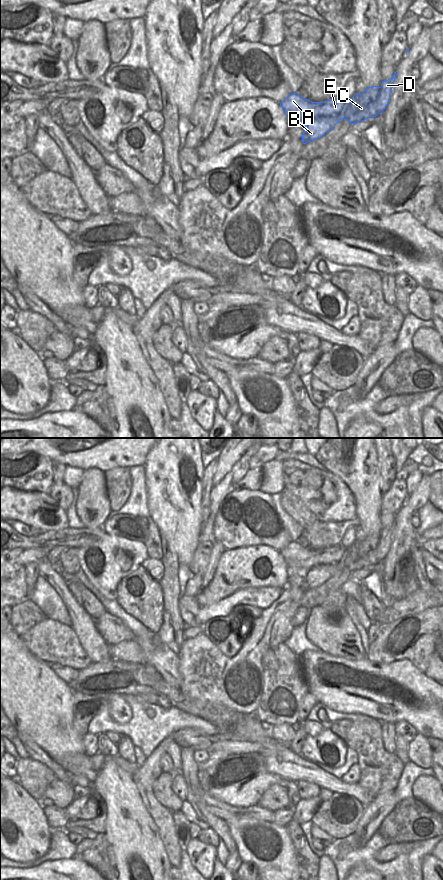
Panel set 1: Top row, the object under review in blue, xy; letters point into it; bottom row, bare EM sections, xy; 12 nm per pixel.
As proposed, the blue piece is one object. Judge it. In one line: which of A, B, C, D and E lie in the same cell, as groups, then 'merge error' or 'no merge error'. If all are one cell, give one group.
A E / B C D; merge error

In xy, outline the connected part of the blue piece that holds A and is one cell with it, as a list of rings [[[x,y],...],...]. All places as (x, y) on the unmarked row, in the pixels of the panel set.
[[[372,534],[366,536],[362,542],[356,541],[348,548],[339,545],[323,550],[312,550],[303,547],[297,541],[291,541],[280,551],[280,554],[284,558],[288,569],[309,571],[316,565],[337,563],[348,557],[352,551],[373,551],[378,546],[380,538],[380,535]]]

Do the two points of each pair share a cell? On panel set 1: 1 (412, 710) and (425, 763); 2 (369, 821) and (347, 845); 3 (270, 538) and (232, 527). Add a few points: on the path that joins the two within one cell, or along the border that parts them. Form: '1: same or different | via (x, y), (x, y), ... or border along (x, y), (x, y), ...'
1: different | border along (418, 733), (421, 733), (426, 738)
2: different | border along (377, 831), (364, 845), (357, 846)
3: same | via (261, 537), (247, 527), (241, 527)

